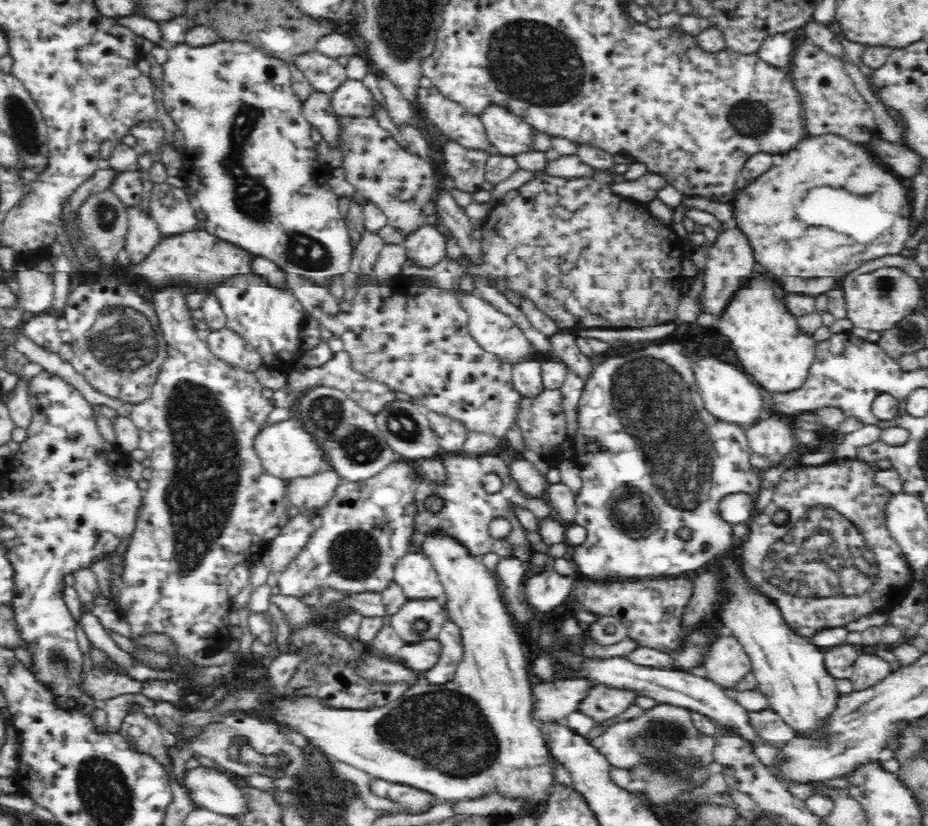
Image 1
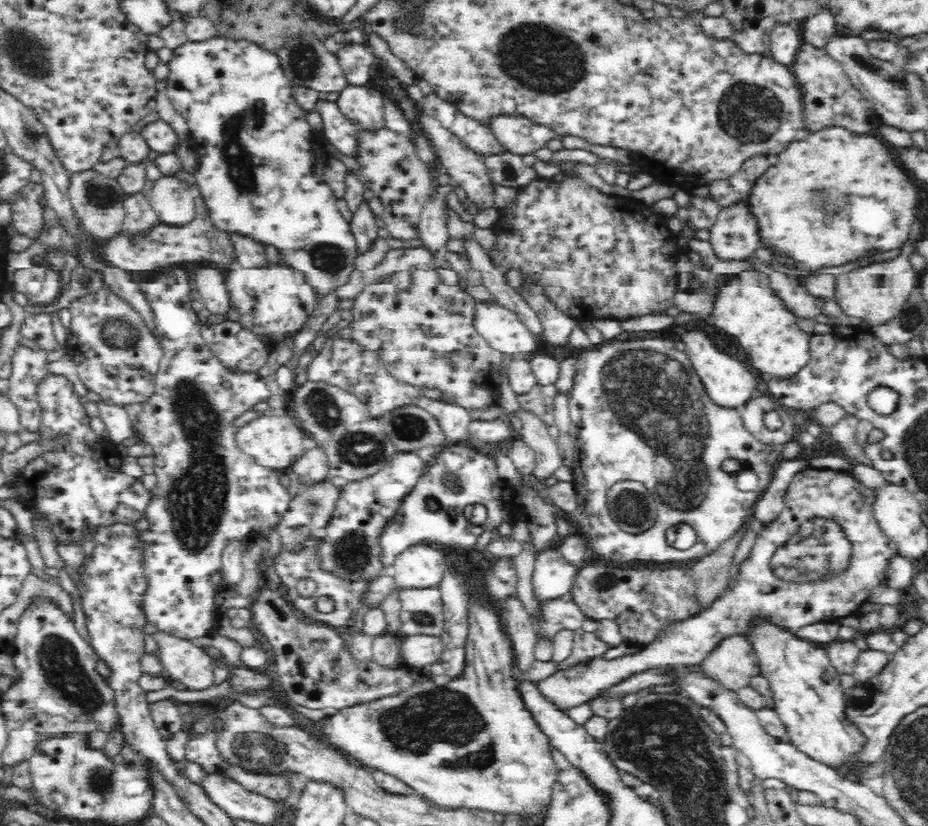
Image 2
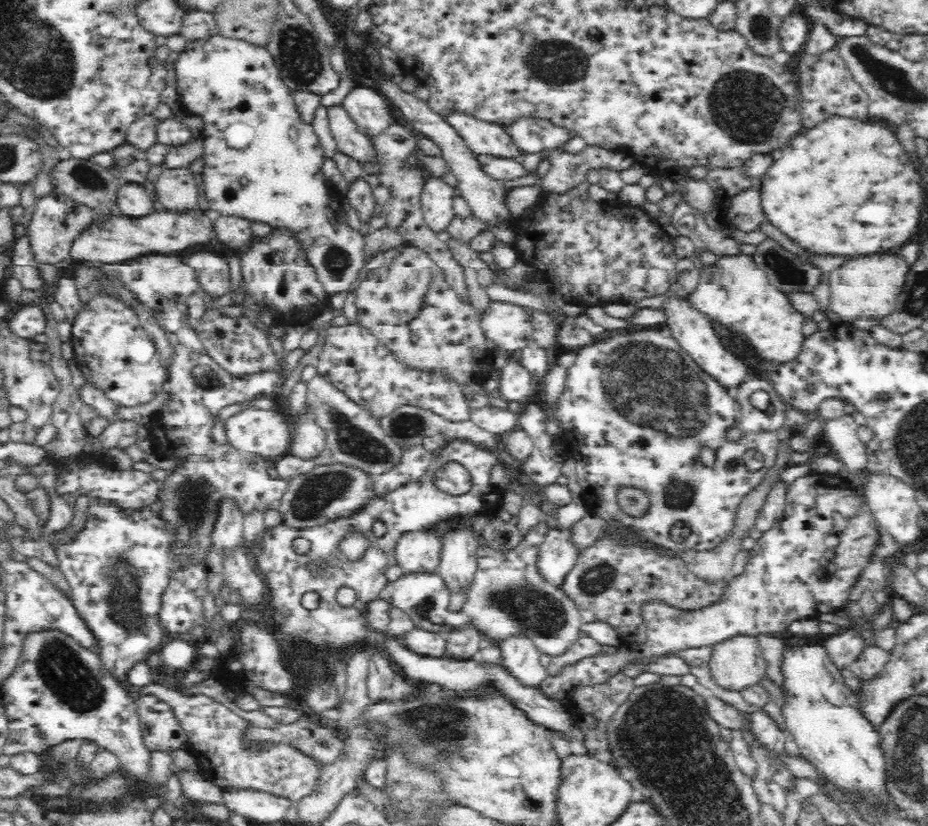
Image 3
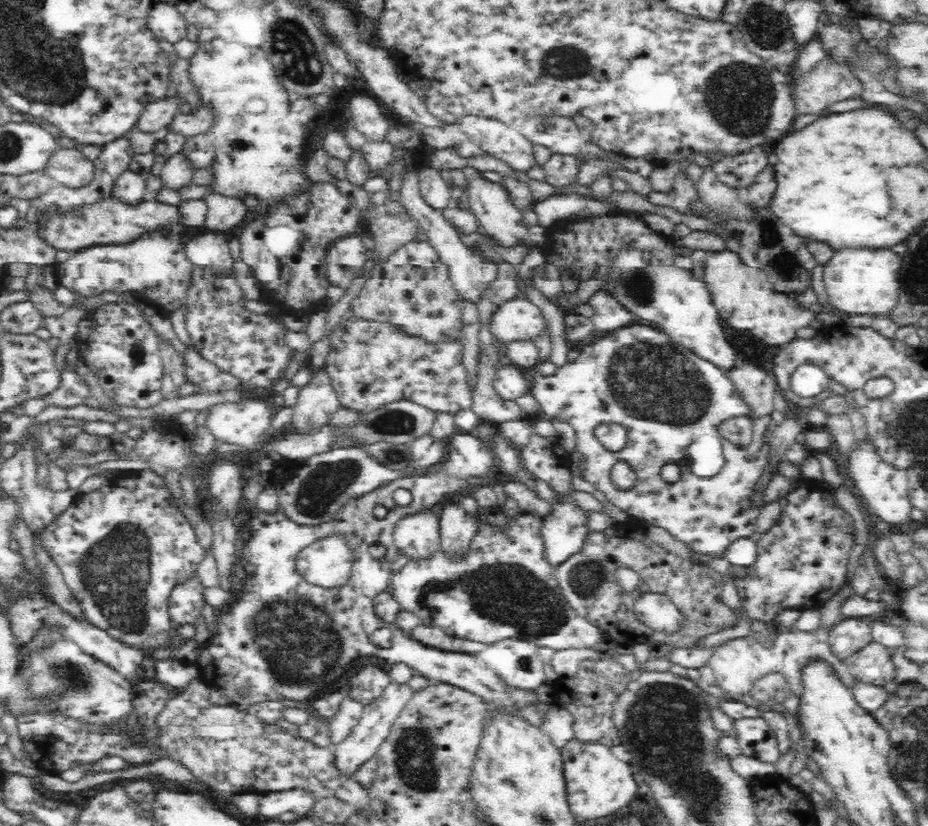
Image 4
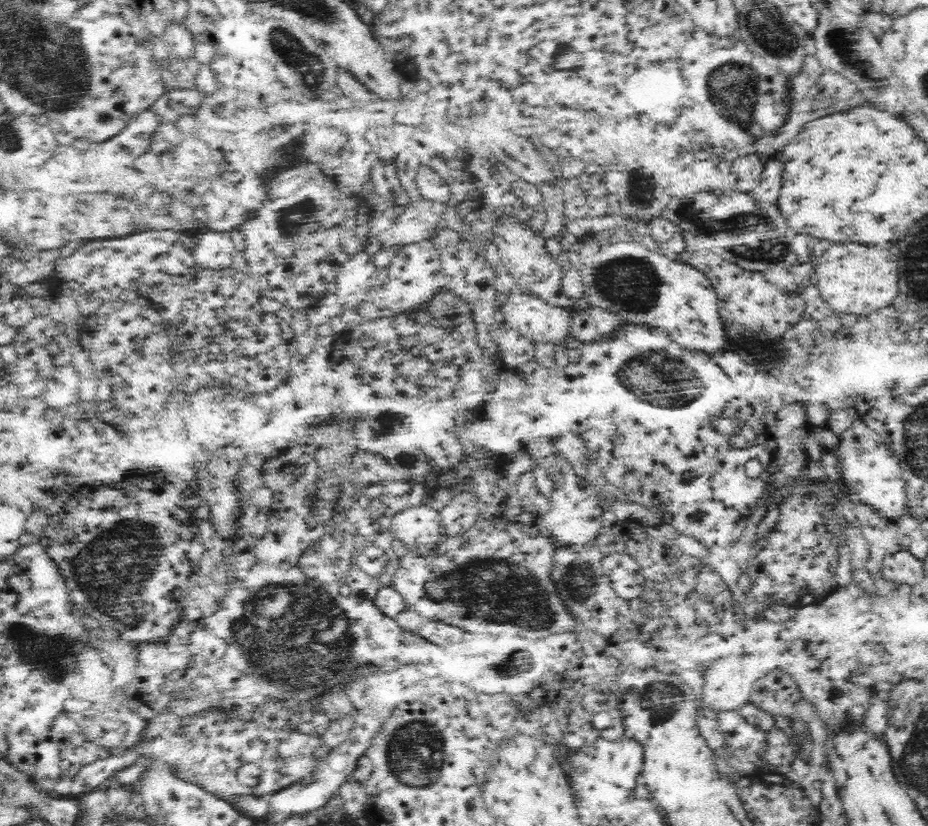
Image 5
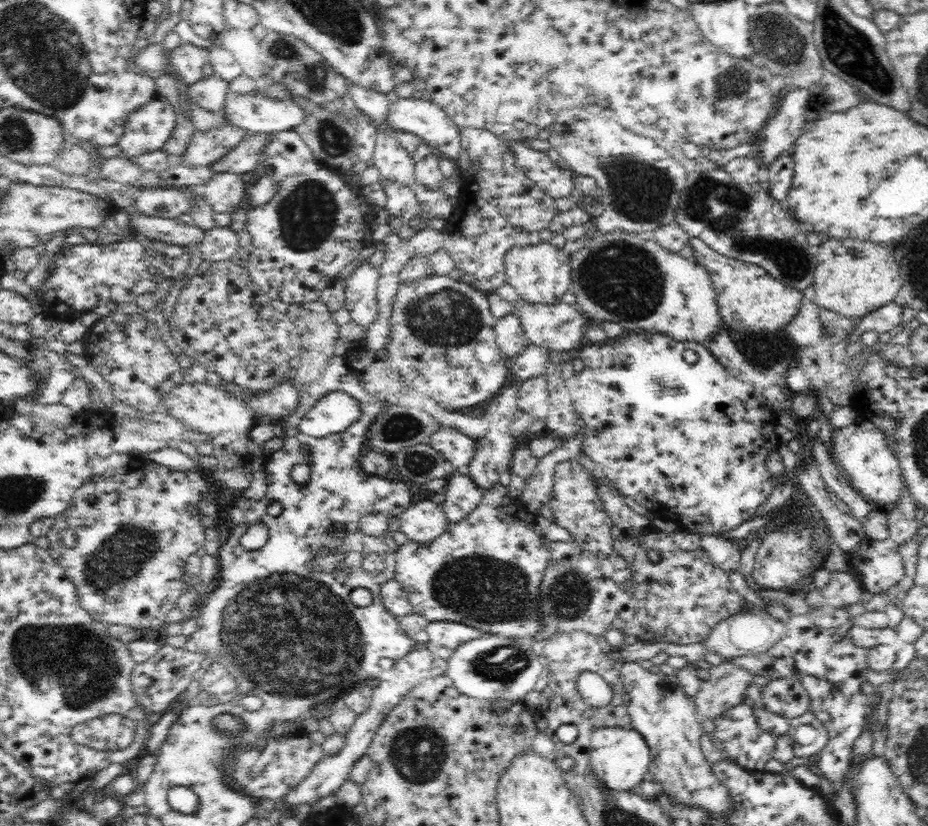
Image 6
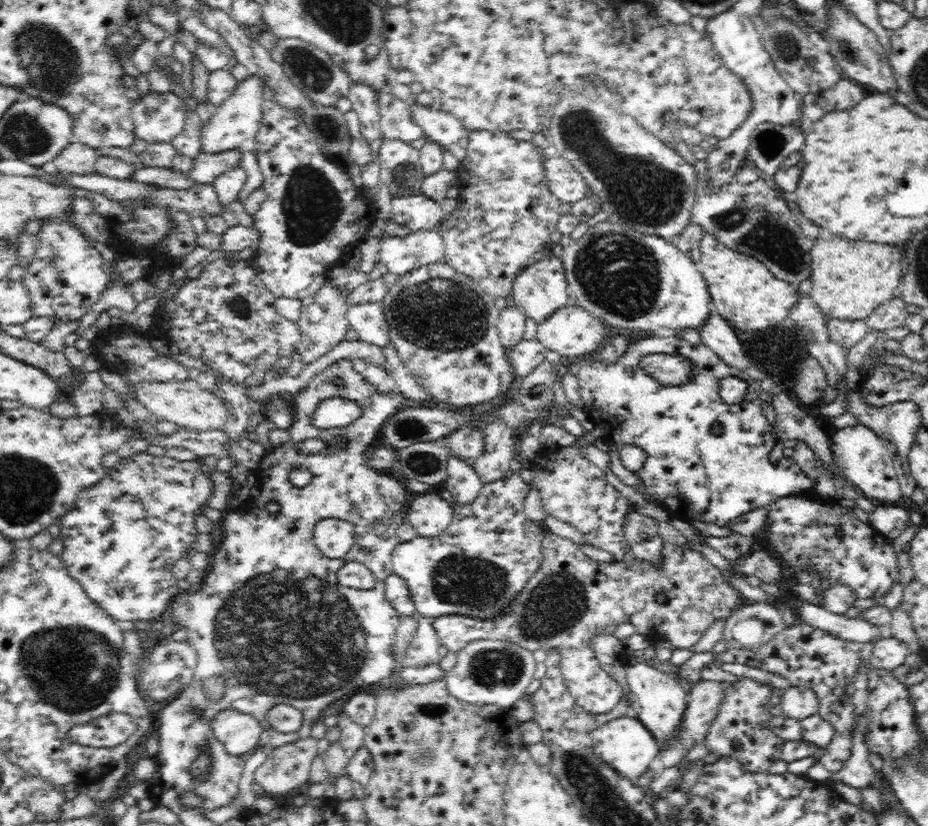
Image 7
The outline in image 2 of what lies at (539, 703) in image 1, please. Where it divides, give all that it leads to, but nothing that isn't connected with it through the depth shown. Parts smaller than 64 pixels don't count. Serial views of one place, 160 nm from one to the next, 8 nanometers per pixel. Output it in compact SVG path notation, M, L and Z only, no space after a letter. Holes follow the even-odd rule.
M807 468L801 471L794 476L786 490L785 506L780 516L760 530L748 558L728 578L727 589L704 610L688 618L666 623L657 630L652 642L638 646L635 653L626 653L614 660L606 660L601 656L592 658L586 664L582 662L567 670L550 674L537 683L537 688L550 703L566 711L587 703L648 668L683 669L686 666L700 665L719 642L732 635L746 635L758 622L767 622L786 632L795 633L805 624L835 622L839 617L856 615L860 606L868 600L868 594L885 582L887 560L898 551L873 515L874 497L875 489L864 486L843 470L836 472Z

